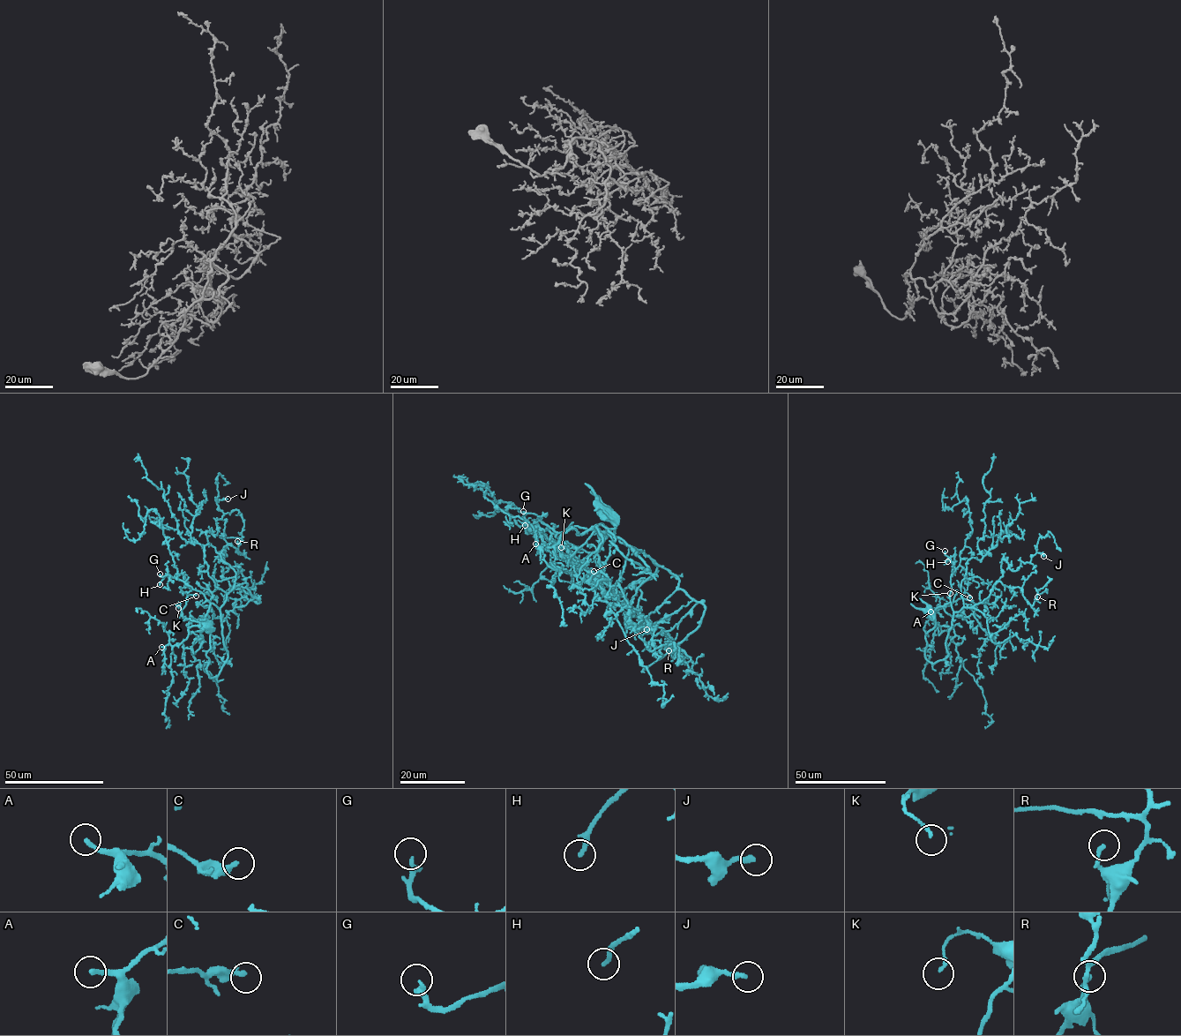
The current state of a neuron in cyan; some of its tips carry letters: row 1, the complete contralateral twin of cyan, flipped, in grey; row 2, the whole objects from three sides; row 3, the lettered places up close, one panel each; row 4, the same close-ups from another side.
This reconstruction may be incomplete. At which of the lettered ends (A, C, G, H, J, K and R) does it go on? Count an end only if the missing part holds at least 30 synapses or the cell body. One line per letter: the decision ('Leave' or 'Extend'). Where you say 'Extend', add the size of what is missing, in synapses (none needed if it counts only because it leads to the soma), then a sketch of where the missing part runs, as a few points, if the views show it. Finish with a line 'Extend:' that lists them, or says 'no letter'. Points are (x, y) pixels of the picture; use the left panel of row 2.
A: Extend. Roughly 60 synapses. Course of what is missing: (161, 647), (154, 646), (141, 659), (138, 685), (144, 700)
C: Leave
G: Extend. Roughly 110 synapses. Course of what is missing: (160, 574), (153, 570), (147, 581), (140, 570), (131, 567), (130, 551), (125, 543), (125, 536), (121, 532)
H: Extend. Roughly 60 synapses. Course of what is missing: (160, 584), (155, 599), (151, 599), (137, 582), (127, 584), (125, 575)
J: Leave
K: Leave
R: Leave
Extend: A, G, H

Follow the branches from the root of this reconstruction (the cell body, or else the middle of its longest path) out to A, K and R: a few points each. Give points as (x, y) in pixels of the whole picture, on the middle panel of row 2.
A: (606, 512), (612, 544), (649, 572), (601, 524), (579, 535), (571, 529), (550, 547), (535, 544)
K: (606, 512), (612, 544), (649, 572), (601, 524), (573, 555), (563, 556), (561, 547)
R: (606, 512), (613, 545), (657, 566), (631, 584), (641, 619), (662, 628), (668, 650)

